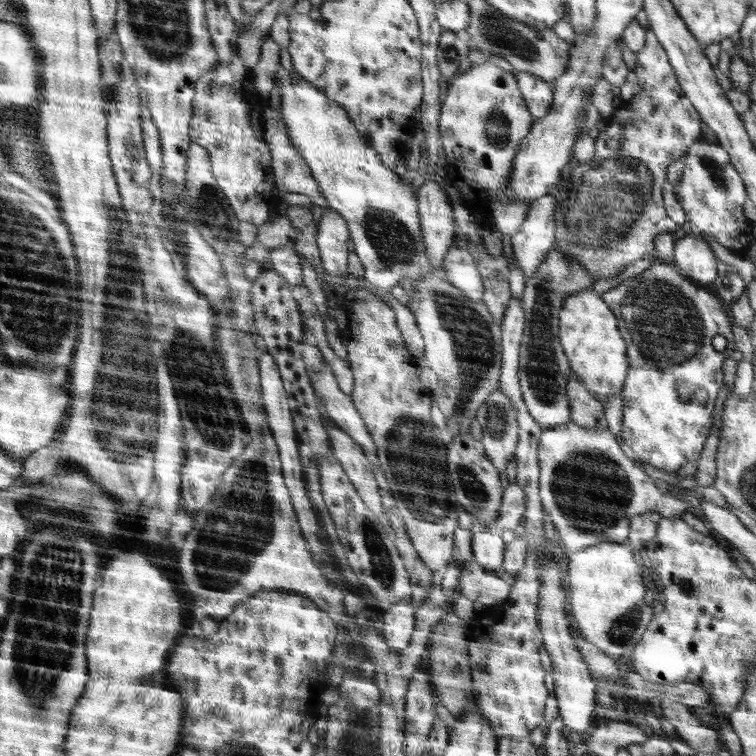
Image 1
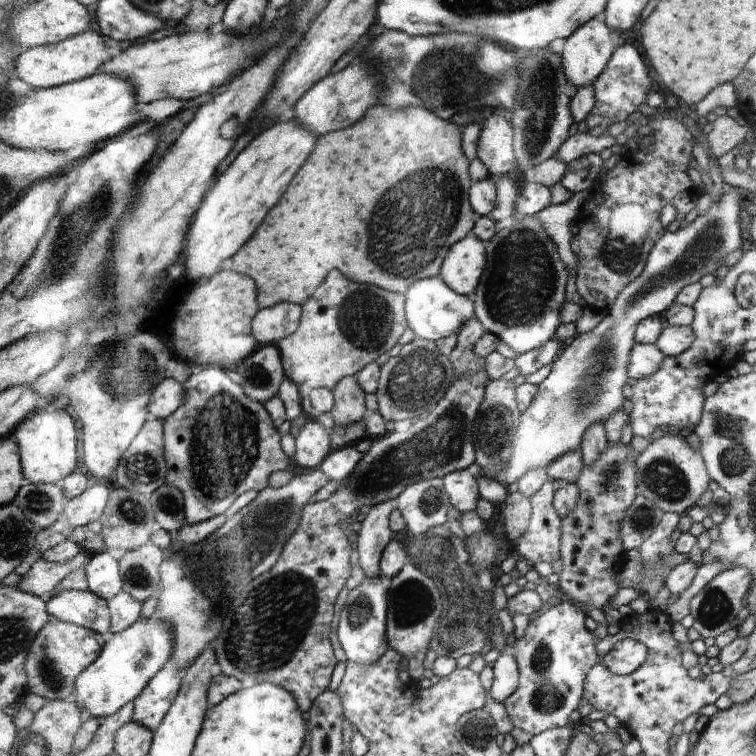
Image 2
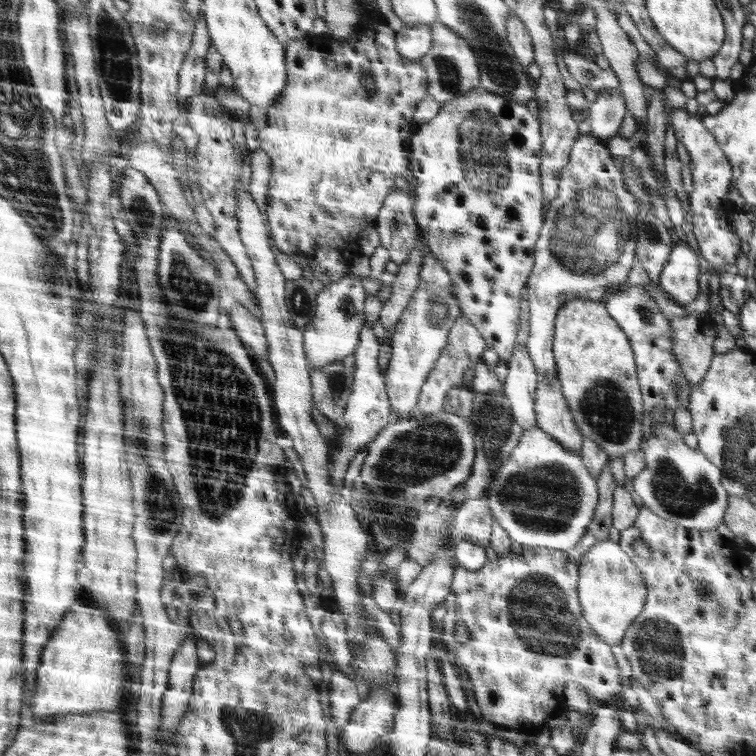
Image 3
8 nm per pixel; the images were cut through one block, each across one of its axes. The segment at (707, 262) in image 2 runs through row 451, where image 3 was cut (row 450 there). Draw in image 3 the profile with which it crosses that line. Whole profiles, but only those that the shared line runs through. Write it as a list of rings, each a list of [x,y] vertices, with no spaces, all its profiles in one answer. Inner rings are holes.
[[[528,427],[507,462],[494,476],[483,499],[513,544],[521,548],[574,548],[586,534],[600,501],[597,479],[587,470],[578,451],[568,449],[540,427]]]

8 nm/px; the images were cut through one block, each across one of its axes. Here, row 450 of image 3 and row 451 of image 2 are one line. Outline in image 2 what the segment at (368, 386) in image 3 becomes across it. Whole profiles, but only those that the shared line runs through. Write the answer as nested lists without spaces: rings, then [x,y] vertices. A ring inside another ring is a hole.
[[[353,445],[335,448],[334,452],[326,456],[318,470],[322,472],[325,480],[336,480],[341,483],[358,466],[363,456],[364,454],[356,451]]]

